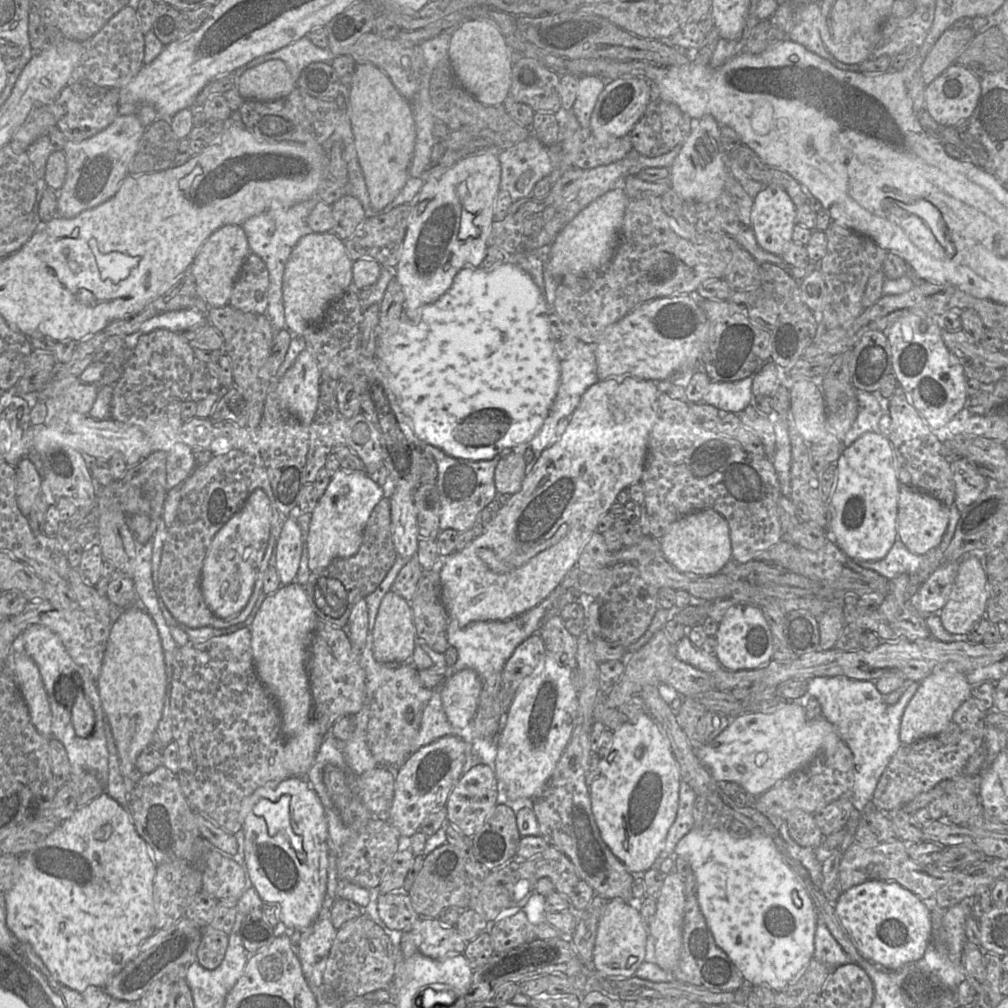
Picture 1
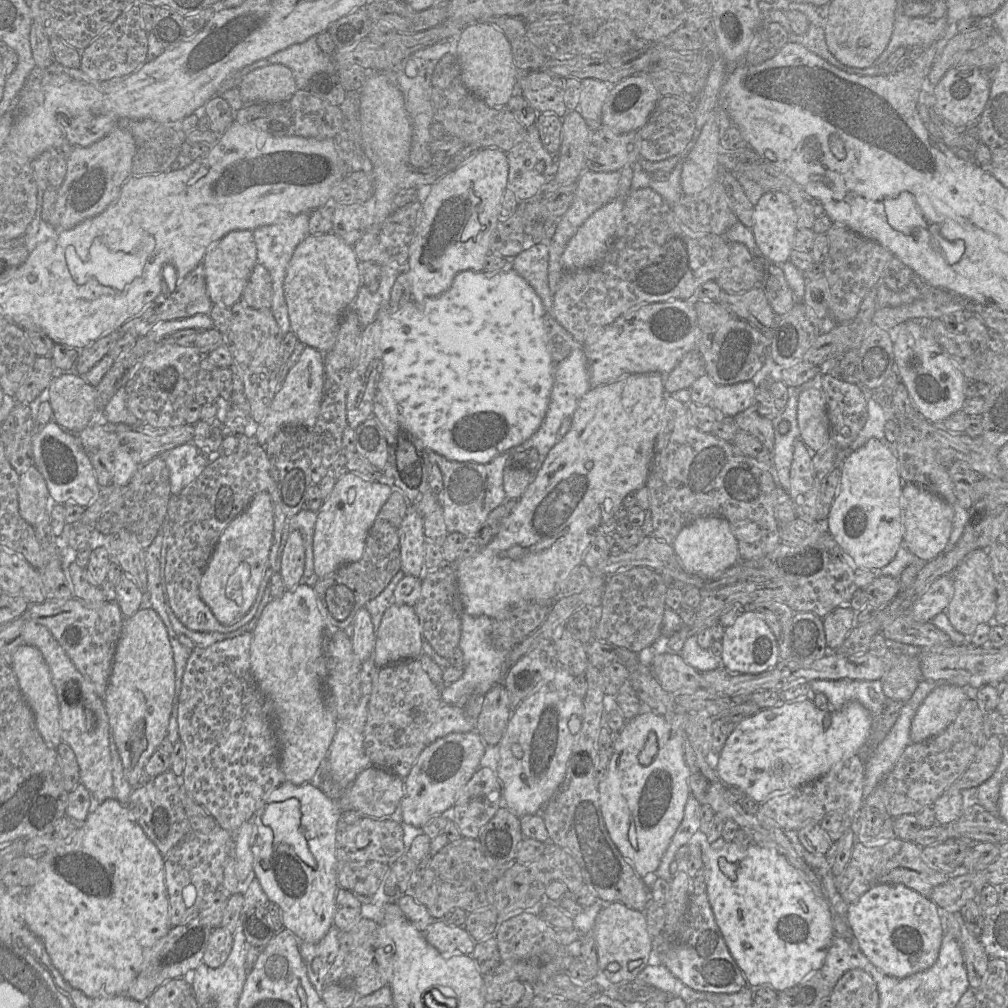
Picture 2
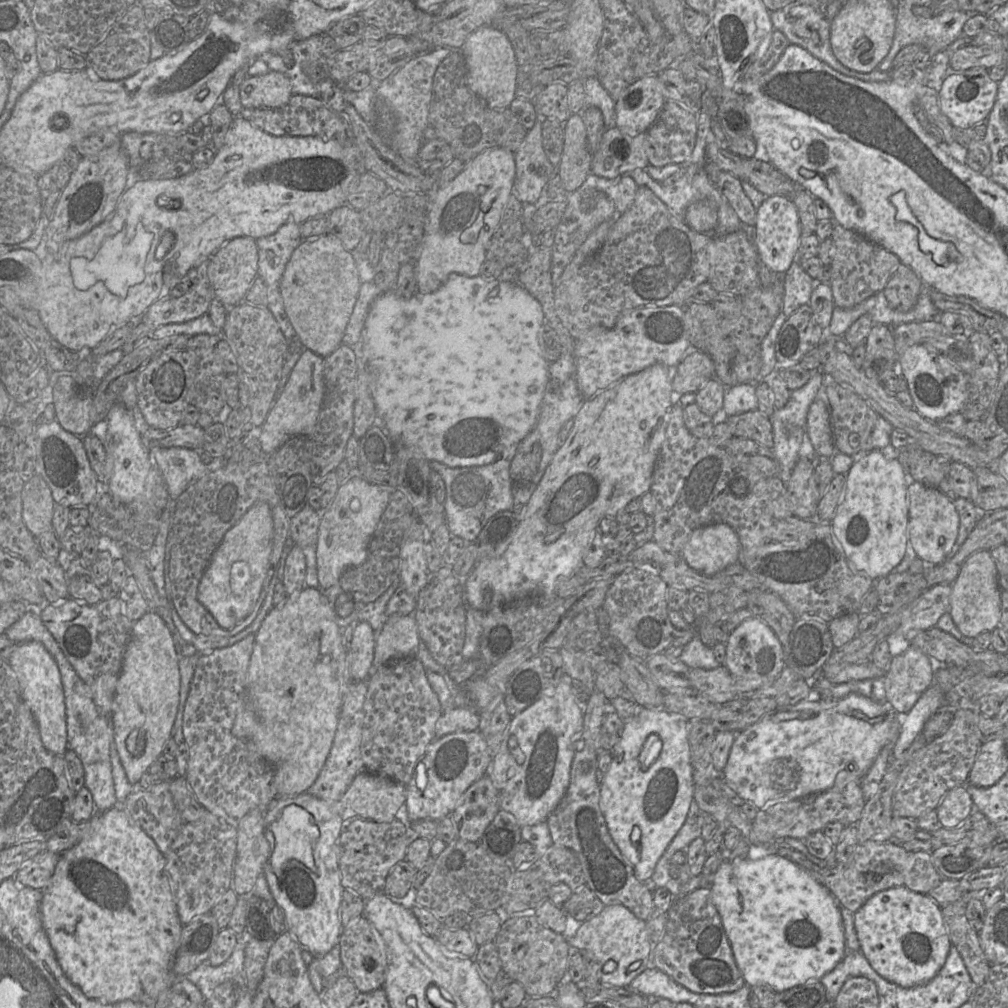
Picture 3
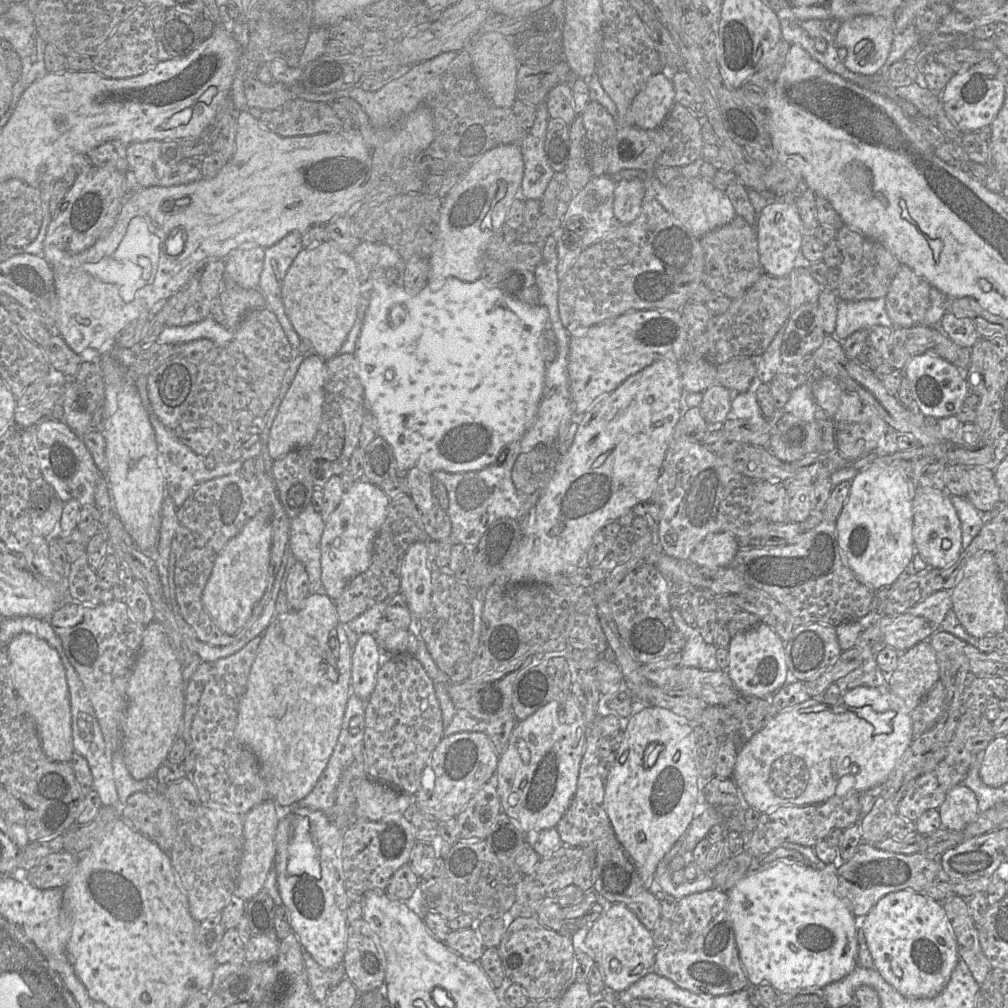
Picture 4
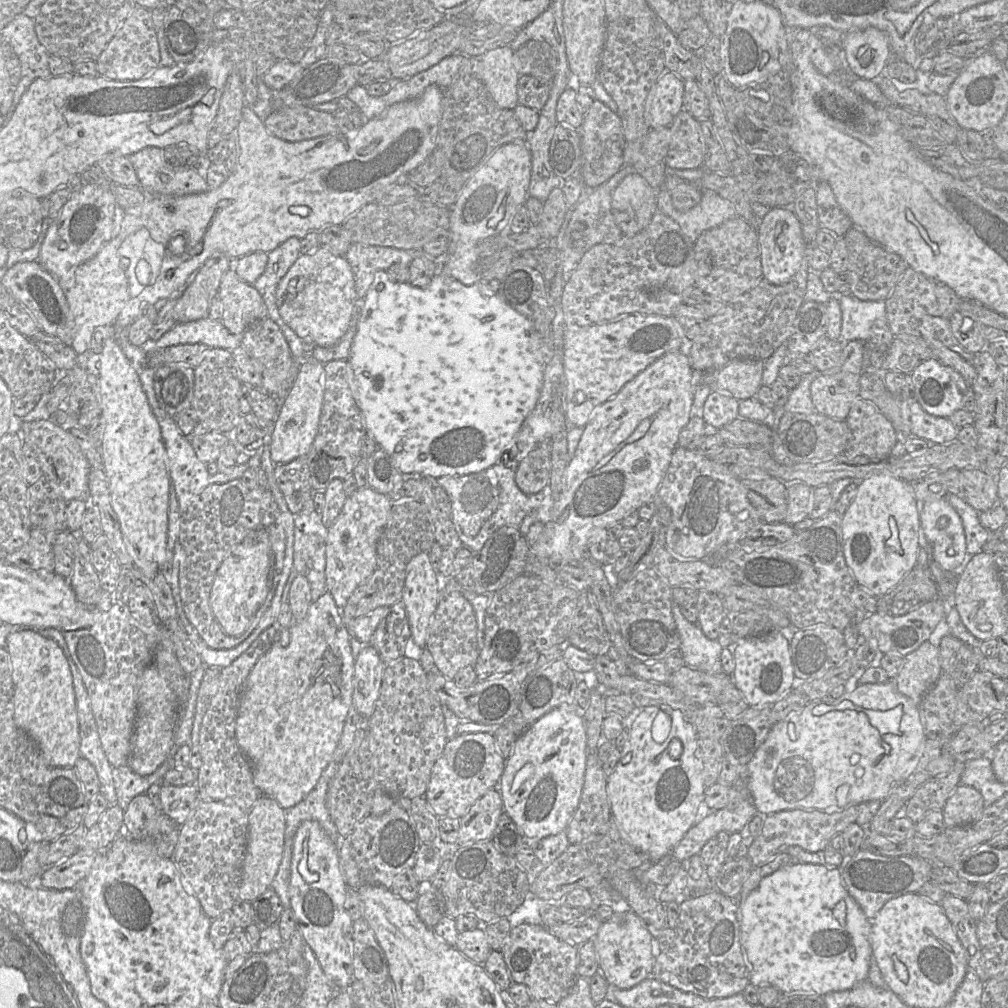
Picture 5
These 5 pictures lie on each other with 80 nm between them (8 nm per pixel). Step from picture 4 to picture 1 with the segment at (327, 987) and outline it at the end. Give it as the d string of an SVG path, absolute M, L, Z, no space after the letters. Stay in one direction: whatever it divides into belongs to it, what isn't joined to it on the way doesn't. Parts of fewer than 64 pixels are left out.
M321 910L316 921L300 932L296 952L302 971L312 988L324 988L323 973L337 929Z

